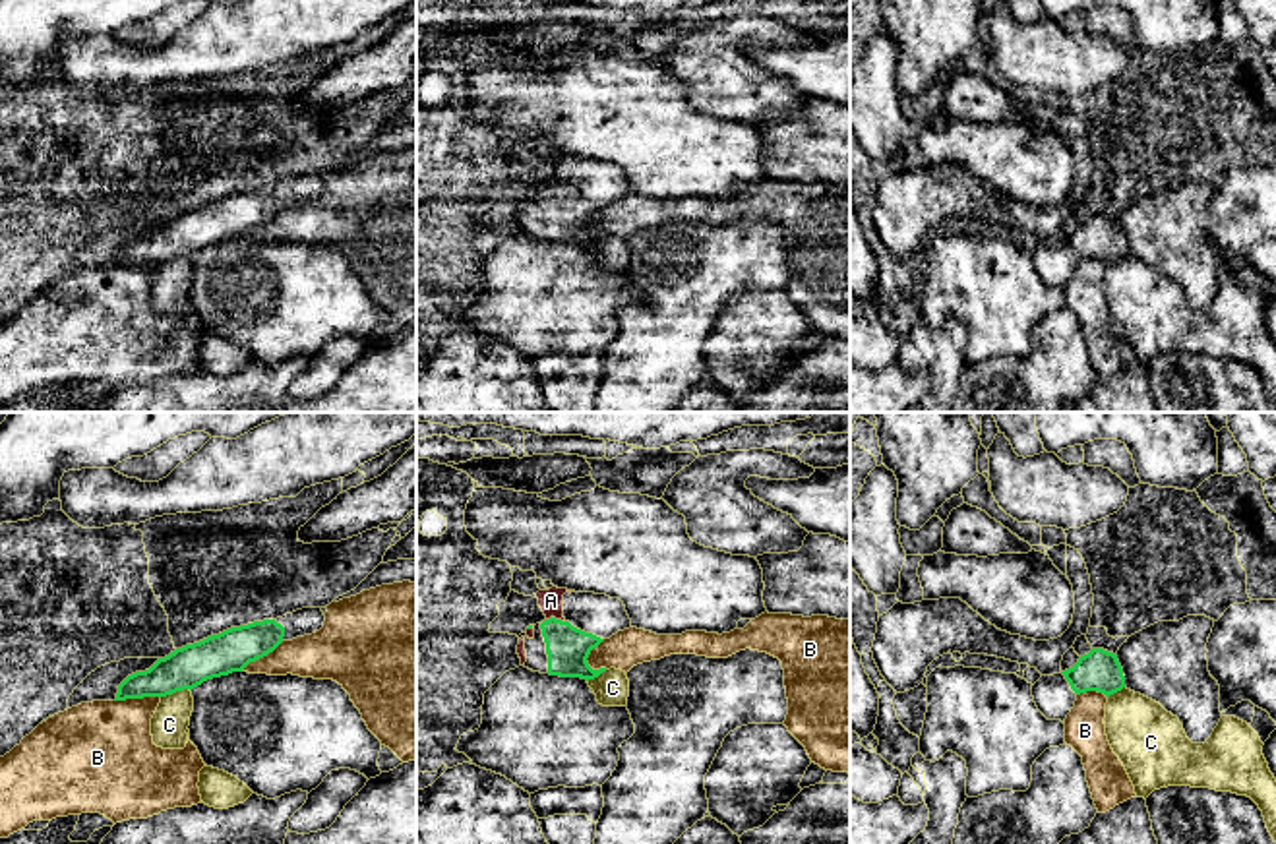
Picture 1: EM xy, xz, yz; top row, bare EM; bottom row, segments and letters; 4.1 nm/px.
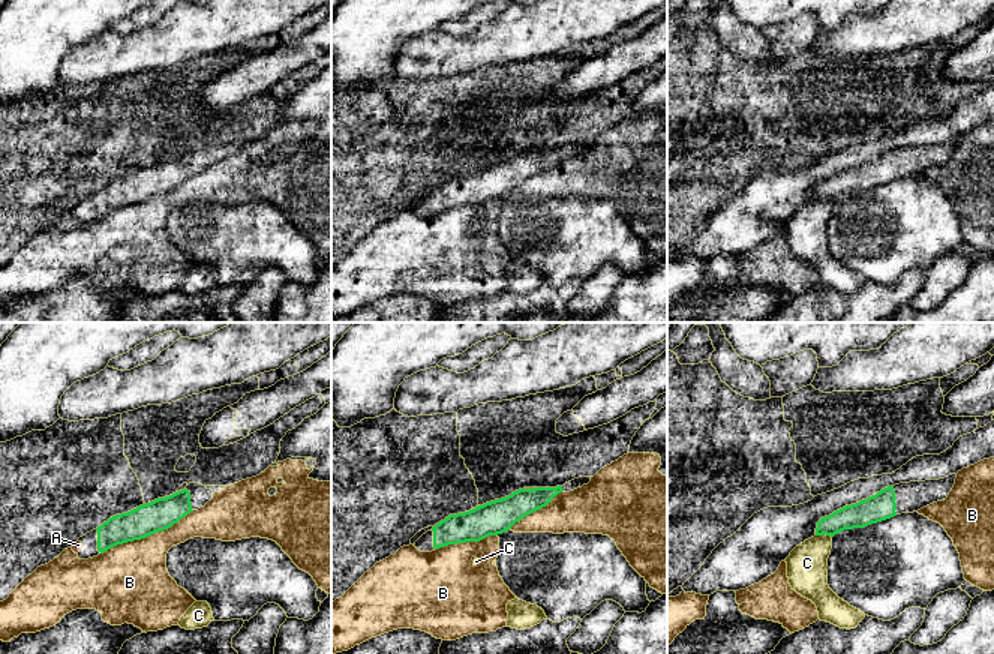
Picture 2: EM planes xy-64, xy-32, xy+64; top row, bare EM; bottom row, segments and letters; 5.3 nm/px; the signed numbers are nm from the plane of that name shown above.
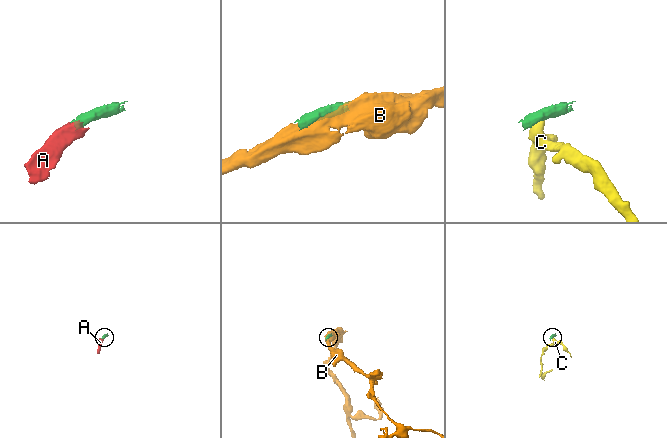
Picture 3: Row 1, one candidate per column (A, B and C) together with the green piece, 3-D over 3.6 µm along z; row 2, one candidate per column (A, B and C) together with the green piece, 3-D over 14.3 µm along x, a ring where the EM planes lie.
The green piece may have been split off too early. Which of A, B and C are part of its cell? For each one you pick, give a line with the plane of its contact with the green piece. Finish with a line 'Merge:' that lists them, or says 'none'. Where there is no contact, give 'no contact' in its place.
A: xz
Merge: A

